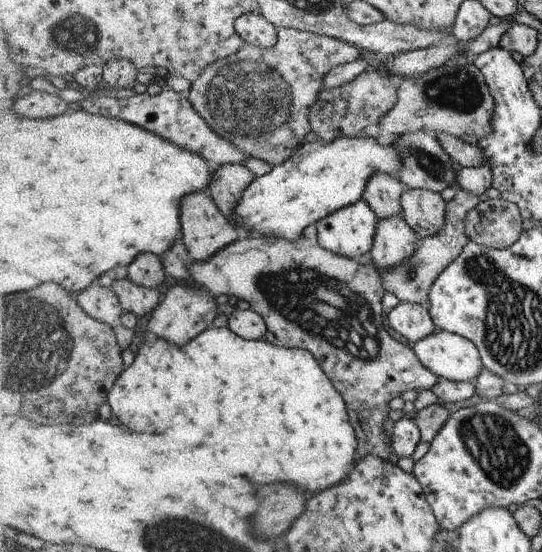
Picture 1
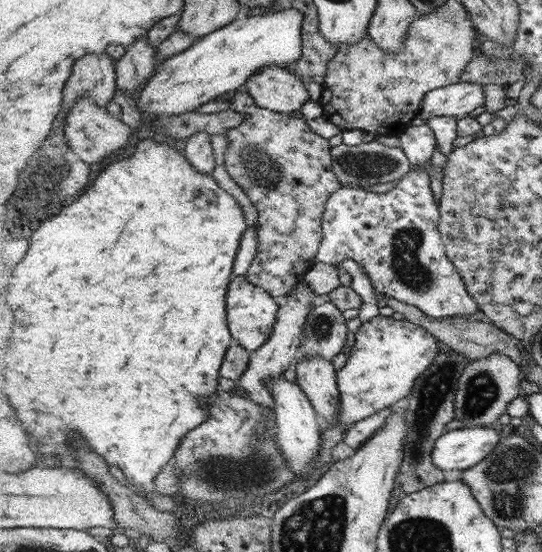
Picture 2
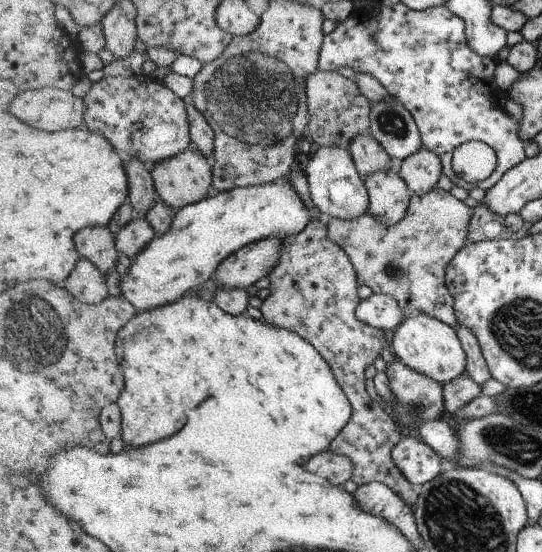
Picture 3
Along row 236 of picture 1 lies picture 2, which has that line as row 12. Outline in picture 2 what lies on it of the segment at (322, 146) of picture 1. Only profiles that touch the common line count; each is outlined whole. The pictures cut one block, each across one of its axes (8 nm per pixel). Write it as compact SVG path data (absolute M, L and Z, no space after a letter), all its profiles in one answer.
M296 8L242 15L232 24L212 31L188 50L157 64L152 82L142 90L139 111L146 122L151 118L182 115L208 102L238 92L258 71L278 65L288 68L301 58L303 14Z

